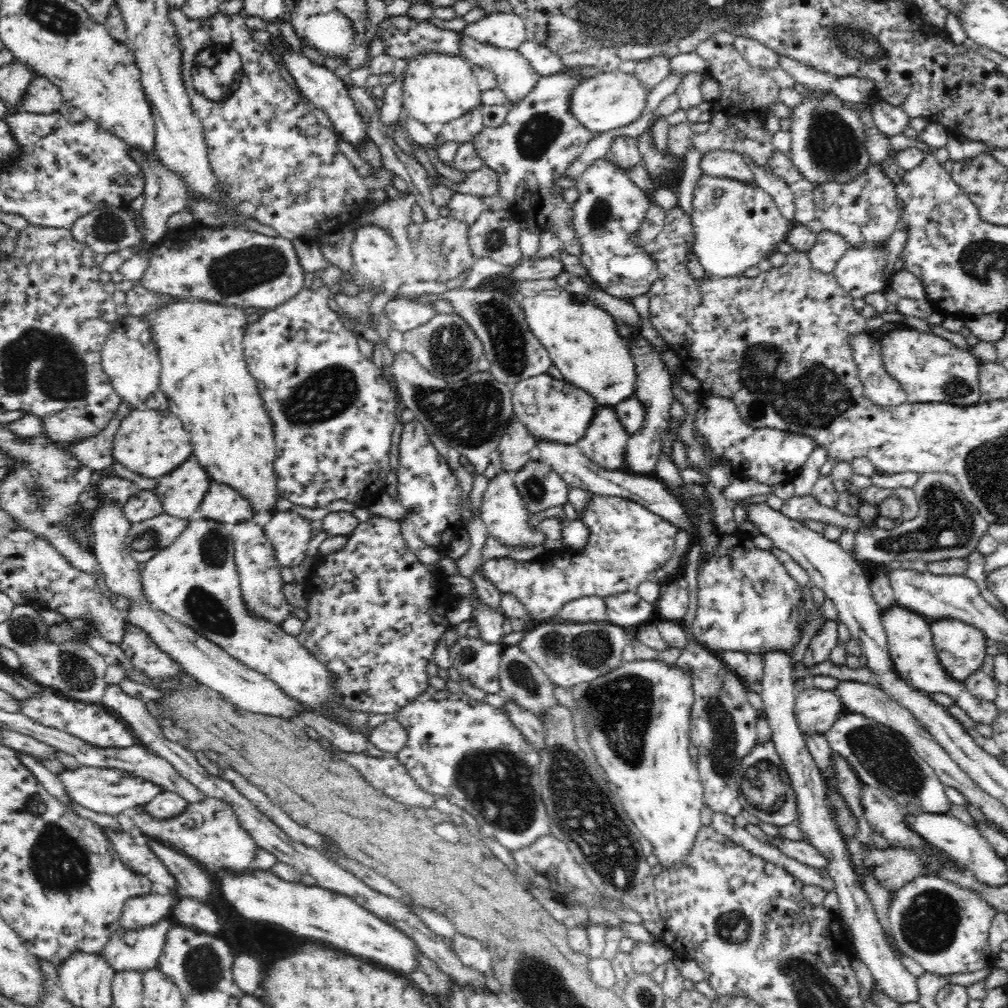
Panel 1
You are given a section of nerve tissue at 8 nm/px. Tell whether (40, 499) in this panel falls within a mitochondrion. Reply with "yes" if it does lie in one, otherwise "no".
yes

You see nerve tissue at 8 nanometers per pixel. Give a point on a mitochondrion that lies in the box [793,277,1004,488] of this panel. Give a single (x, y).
(958, 389)

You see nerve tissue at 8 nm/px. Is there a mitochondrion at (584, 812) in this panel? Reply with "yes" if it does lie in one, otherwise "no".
yes

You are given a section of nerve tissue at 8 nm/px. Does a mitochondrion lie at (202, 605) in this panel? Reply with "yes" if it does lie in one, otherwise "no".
yes

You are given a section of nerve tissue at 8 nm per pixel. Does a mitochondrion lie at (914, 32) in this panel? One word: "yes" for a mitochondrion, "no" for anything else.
no

